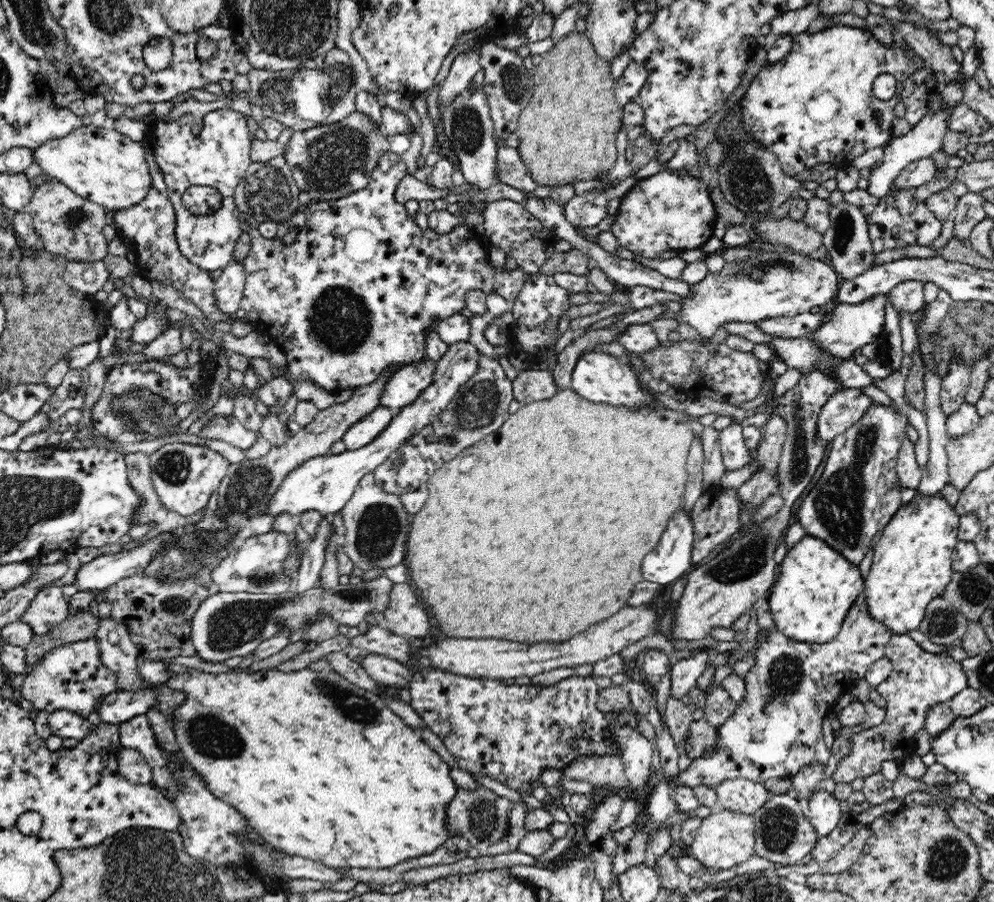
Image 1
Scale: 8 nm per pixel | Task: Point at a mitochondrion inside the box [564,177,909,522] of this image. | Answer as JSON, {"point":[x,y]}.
{"point":[800,461]}

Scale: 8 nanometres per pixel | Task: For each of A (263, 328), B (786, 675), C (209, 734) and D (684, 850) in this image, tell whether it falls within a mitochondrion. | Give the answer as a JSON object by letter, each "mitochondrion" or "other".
{"A":"other","B":"mitochondrion","C":"mitochondrion","D":"other"}

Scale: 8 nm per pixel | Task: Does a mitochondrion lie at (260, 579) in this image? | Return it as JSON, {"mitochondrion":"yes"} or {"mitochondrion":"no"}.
{"mitochondrion":"yes"}

